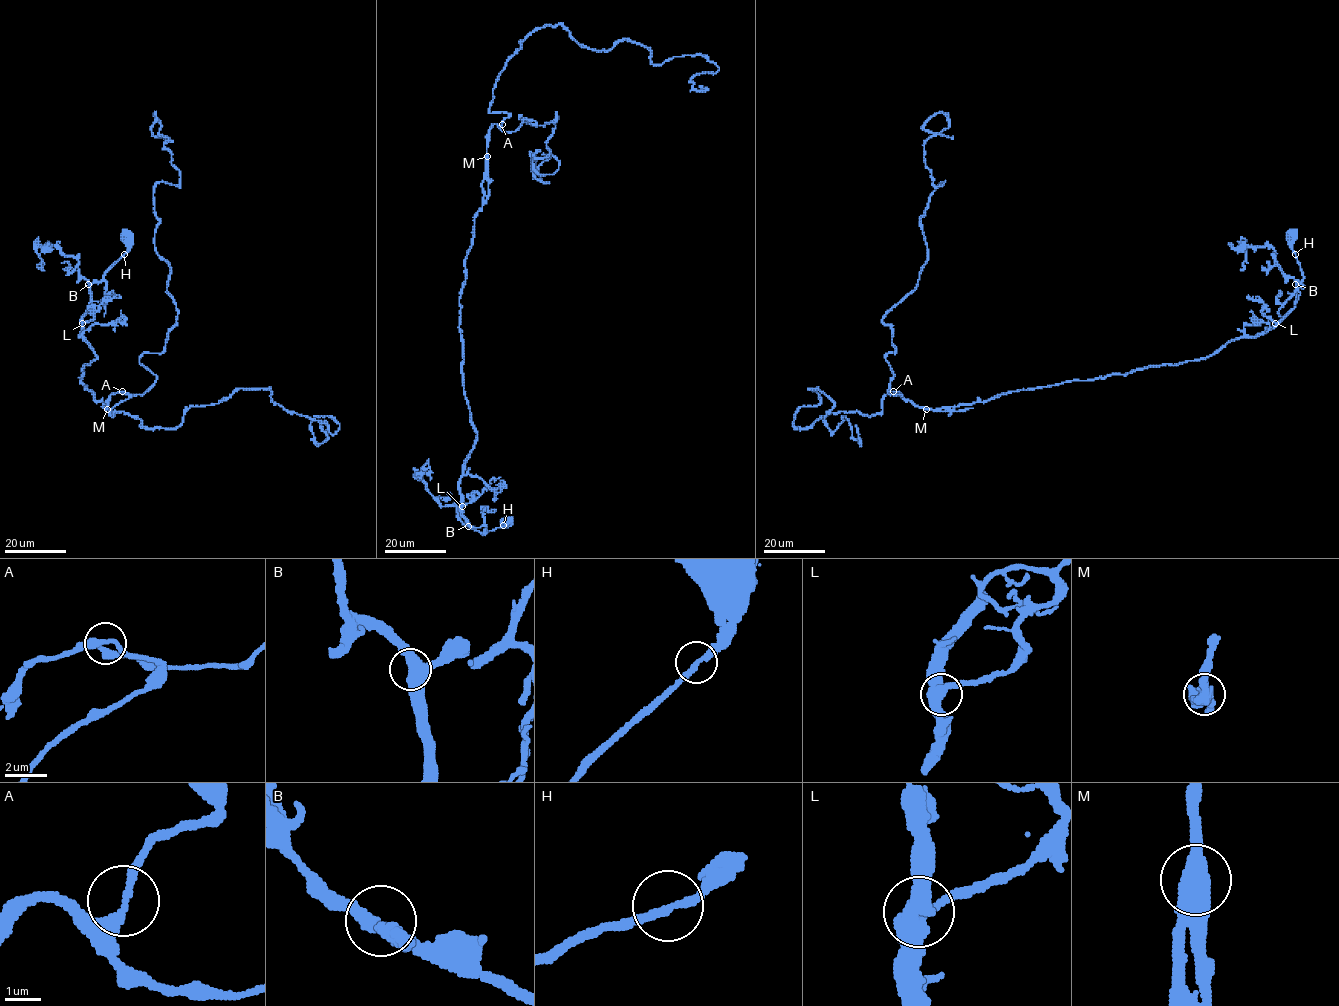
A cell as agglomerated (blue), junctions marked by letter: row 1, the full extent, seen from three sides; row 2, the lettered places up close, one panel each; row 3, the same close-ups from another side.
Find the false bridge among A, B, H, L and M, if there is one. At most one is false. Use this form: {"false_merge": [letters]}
{"false_merge": ["M"]}

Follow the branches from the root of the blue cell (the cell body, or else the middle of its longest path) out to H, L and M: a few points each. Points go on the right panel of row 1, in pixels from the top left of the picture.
H: (1290, 235), (1295, 254)
L: (1290, 235), (1303, 279), (1296, 287), (1295, 306), (1275, 323)
M: (1290, 235), (1303, 279), (1296, 287), (1295, 306), (1271, 329), (1231, 339), (1196, 360), (926, 408)

